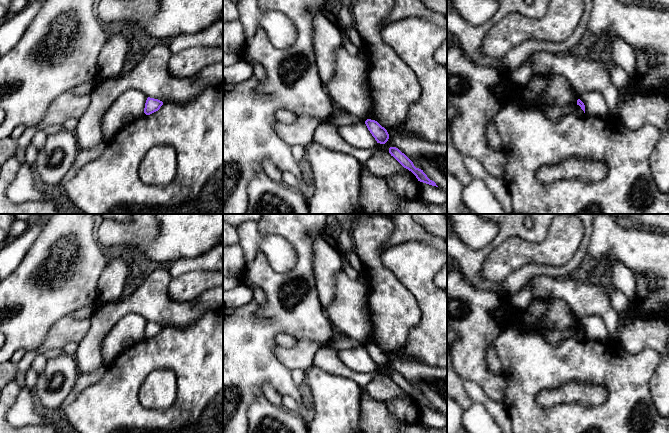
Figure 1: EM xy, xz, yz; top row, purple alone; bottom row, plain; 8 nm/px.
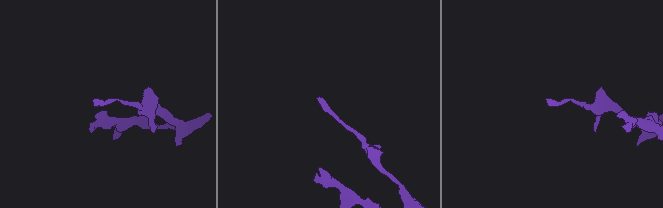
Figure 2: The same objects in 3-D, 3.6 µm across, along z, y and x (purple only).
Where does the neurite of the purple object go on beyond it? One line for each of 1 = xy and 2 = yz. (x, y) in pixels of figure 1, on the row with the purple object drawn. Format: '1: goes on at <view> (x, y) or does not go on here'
1: does not go on here
2: does not go on here

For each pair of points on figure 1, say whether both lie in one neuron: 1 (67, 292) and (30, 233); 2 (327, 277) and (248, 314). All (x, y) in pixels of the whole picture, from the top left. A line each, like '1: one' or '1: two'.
1: two
2: two

